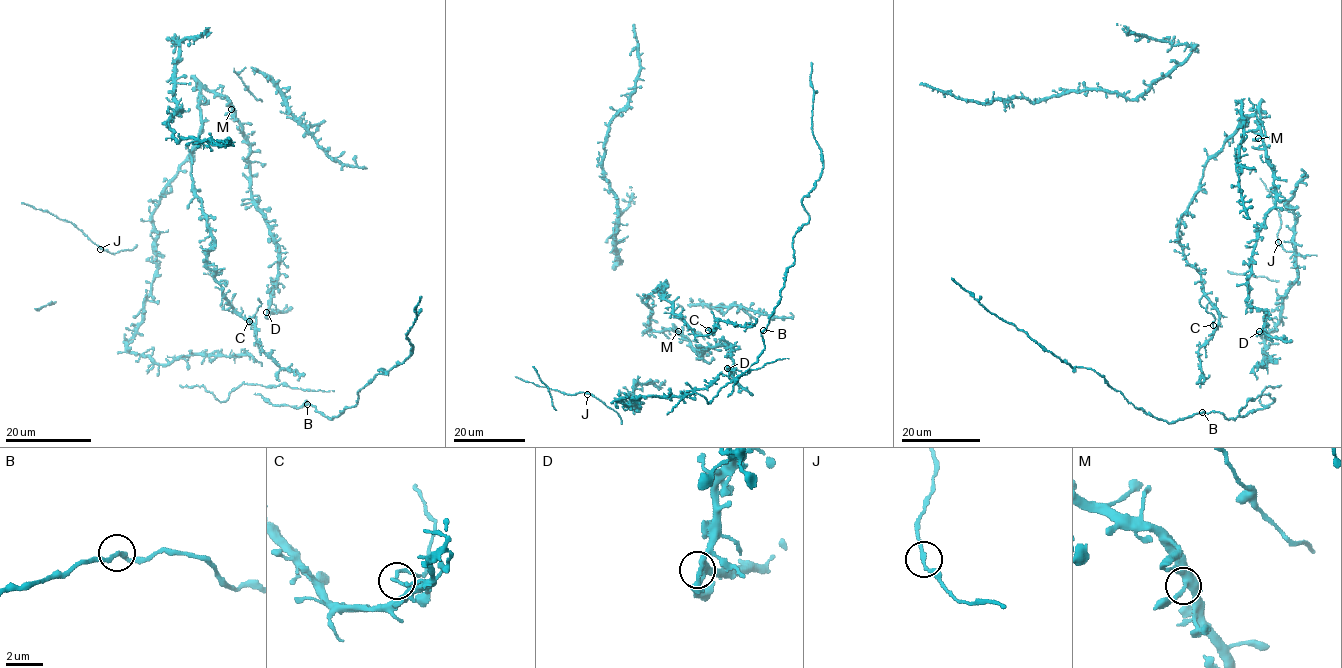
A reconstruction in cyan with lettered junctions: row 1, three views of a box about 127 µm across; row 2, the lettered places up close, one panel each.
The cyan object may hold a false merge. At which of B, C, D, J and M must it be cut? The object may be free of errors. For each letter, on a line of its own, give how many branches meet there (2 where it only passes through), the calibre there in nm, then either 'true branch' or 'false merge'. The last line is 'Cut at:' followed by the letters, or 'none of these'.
B: 2 | 240 nm | true branch
C: 2 | 180 nm | false merge
D: 2 | 220 nm | true branch
J: 2 | 200 nm | true branch
M: 2 | 260 nm | true branch
Cut at: C

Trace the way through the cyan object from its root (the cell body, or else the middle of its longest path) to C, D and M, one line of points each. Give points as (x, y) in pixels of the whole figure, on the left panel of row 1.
C: (202, 99), (202, 128), (191, 153), (191, 175), (212, 239), (207, 267), (215, 271), (222, 296), (249, 320)
D: (202, 99), (200, 91), (205, 88), (226, 99), (249, 146), (251, 197), (278, 249), (278, 279), (266, 312)
M: (202, 99), (202, 89), (214, 90), (226, 99), (231, 109)

